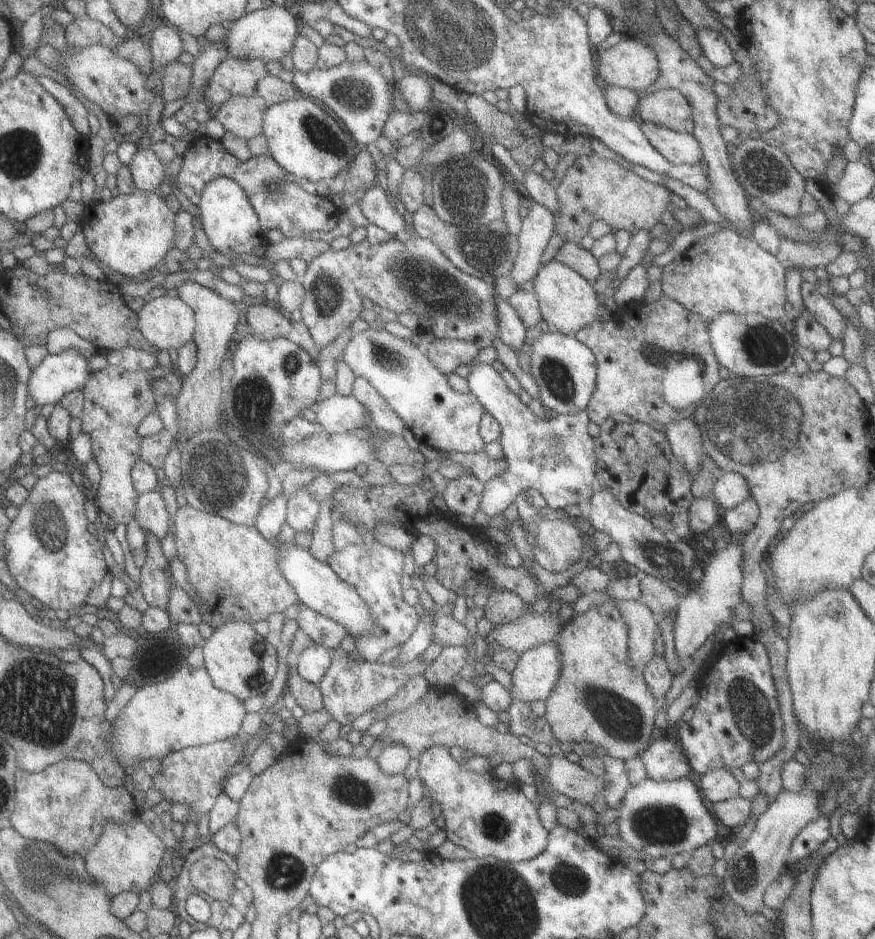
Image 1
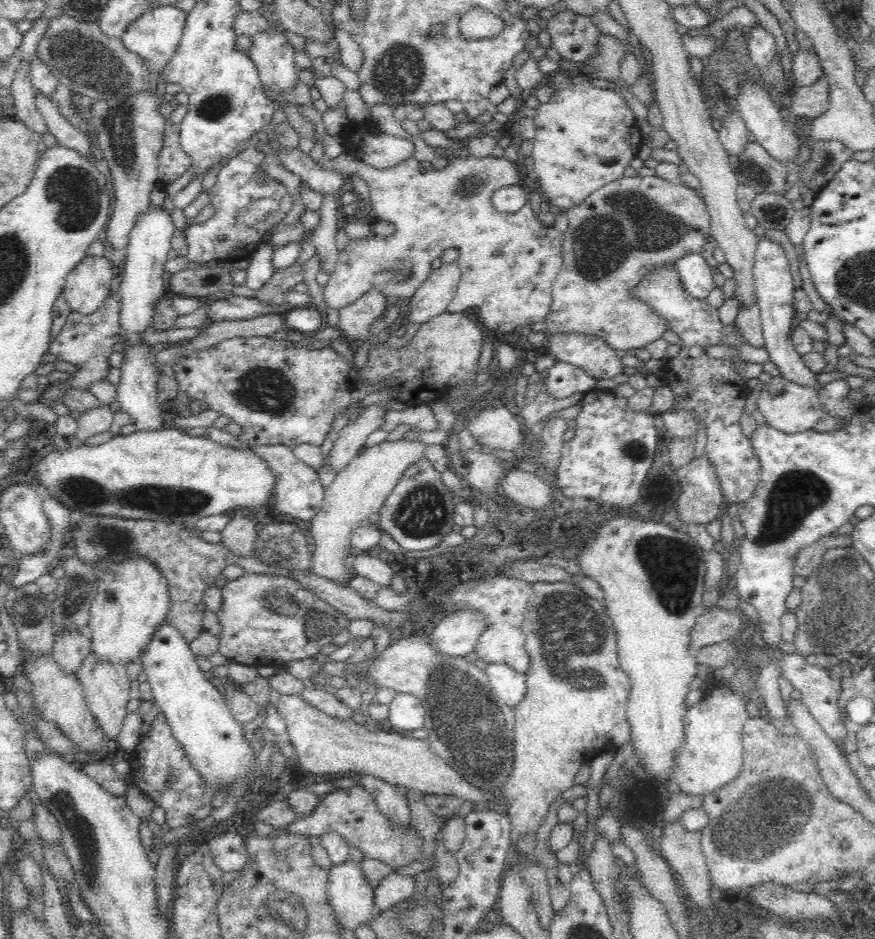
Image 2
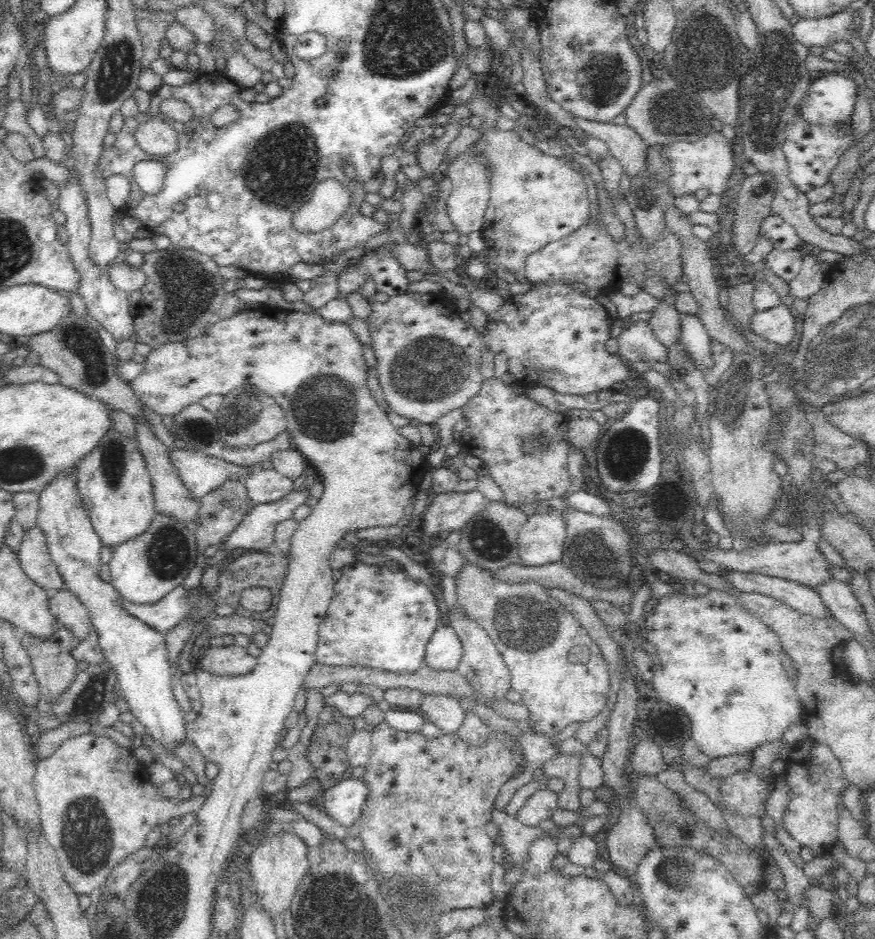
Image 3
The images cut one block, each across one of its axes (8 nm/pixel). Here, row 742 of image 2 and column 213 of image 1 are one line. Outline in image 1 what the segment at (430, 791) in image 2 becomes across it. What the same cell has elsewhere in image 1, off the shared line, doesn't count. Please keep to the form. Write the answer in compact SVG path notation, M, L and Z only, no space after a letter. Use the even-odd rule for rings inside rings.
M187 281L175 290L178 298L187 304L194 314L192 340L196 347L195 368L189 374L181 376L181 388L174 397L176 416L172 429L173 440L181 444L199 430L221 428L219 416L221 416L225 382L220 376L220 364L225 358L227 343L233 336L235 325L239 320L239 310L233 301L219 296L209 287L205 288Z

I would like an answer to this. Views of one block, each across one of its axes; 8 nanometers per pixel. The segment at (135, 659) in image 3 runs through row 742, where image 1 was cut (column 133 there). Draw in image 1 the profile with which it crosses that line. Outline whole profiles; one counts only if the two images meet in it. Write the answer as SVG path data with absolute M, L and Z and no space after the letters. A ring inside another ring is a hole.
M150 148L135 150L127 168L132 184L138 190L154 192L162 184L164 166L157 160Z

